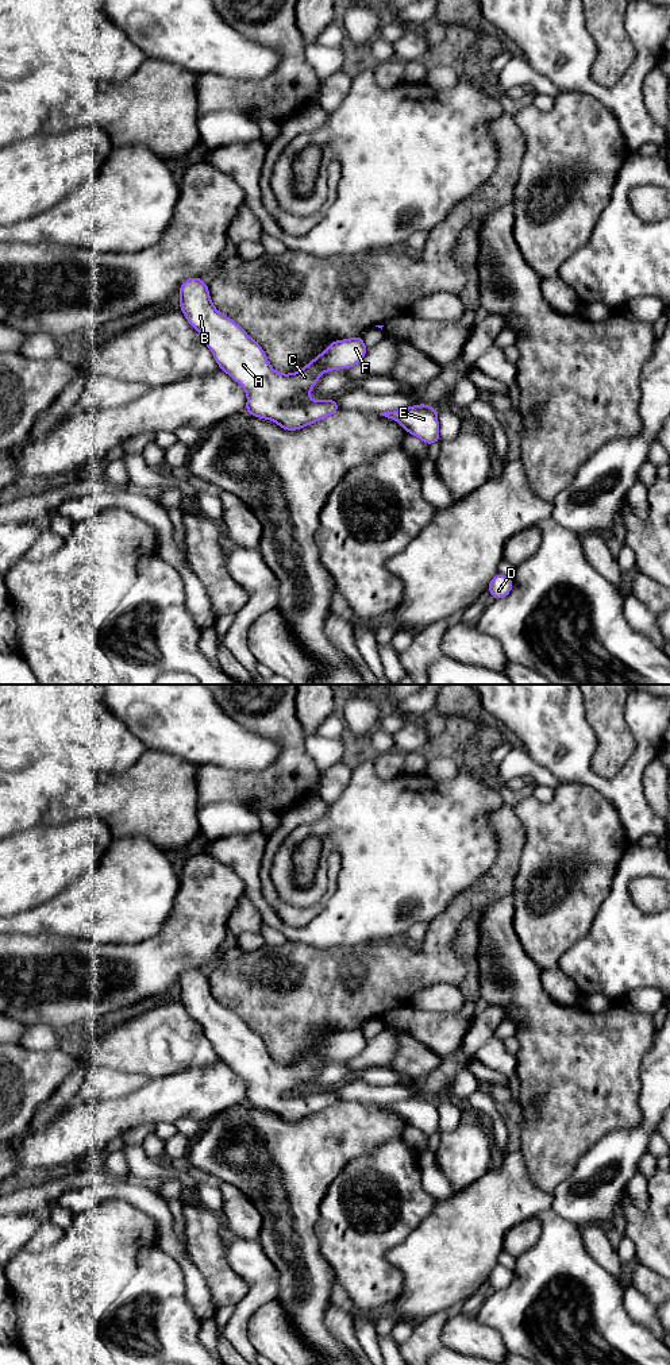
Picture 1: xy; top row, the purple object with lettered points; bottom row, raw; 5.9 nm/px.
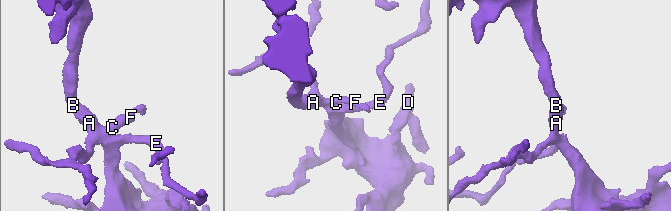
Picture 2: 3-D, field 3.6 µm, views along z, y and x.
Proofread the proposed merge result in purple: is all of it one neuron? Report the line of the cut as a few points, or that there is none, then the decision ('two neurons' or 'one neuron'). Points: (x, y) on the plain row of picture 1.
cut none; one neuron

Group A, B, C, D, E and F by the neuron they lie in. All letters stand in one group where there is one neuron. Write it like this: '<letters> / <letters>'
A B C D E F

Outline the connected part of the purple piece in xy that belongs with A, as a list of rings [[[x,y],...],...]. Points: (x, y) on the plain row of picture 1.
[[[192,968],[182,973],[178,984],[180,1000],[203,1027],[219,1059],[247,1083],[244,1103],[296,1122],[340,1100],[334,1090],[313,1092],[307,1087],[324,1063],[349,1061],[363,1050],[367,1040],[362,1025],[331,1033],[327,1041],[294,1065],[280,1065],[272,1060],[262,1038],[212,996],[203,969]]]

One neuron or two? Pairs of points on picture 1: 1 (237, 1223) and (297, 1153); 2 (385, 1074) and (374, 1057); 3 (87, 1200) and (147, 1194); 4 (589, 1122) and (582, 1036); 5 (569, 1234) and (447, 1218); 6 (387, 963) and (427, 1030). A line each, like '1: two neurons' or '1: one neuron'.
1: two neurons
2: two neurons
3: one neuron
4: one neuron
5: two neurons
6: two neurons

